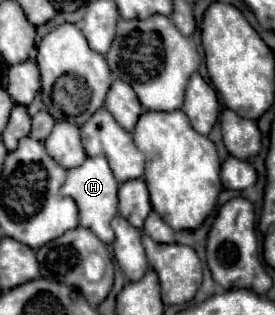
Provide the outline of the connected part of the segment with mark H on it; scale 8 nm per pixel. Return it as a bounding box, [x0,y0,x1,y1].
[60,156,118,244]

